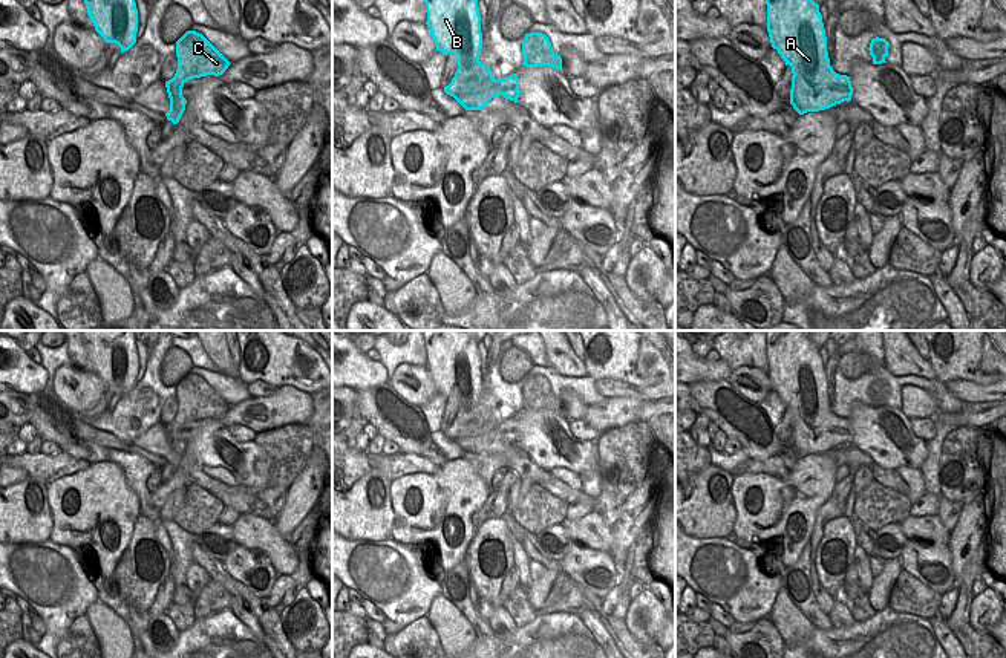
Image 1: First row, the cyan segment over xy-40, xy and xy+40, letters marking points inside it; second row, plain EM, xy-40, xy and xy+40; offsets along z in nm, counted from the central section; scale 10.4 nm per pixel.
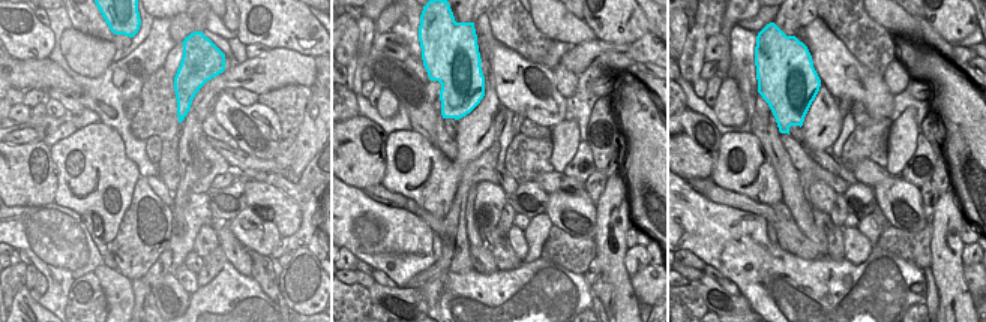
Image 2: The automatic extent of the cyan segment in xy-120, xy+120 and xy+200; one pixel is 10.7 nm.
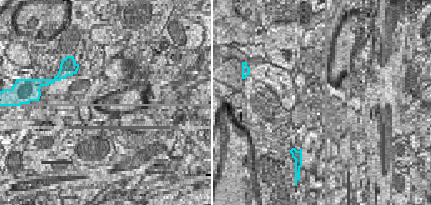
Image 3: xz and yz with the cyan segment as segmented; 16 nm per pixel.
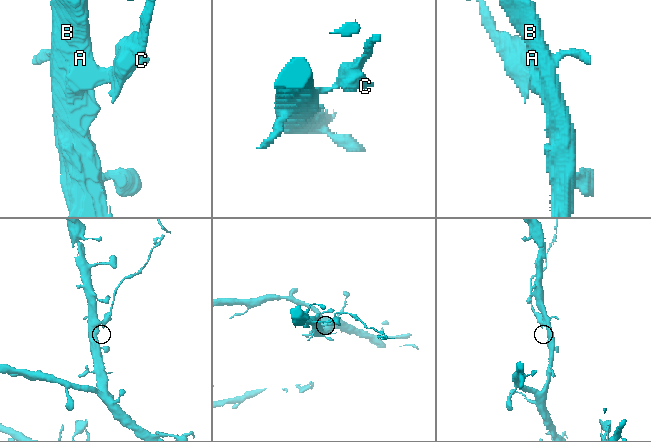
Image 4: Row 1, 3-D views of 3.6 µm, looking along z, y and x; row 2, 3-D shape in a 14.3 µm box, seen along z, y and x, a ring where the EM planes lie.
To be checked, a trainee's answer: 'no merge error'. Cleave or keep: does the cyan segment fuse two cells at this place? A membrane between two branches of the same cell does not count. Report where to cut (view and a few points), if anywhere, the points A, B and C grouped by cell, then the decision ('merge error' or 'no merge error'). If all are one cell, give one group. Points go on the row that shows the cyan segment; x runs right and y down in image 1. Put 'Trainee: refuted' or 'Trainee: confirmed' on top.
Trainee: refuted
xy-40 (172, 80), (170, 101) | A B / C | merge error

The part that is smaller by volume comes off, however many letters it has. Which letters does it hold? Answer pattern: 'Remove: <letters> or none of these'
Remove: C

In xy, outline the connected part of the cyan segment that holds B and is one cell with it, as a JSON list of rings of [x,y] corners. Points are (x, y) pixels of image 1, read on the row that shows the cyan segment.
[[[424,0],[427,28],[436,50],[458,57],[458,69],[444,92],[465,110],[485,110],[487,103],[504,95],[514,101],[513,87],[519,78],[511,73],[495,80],[488,66],[479,61],[482,49],[478,0]]]

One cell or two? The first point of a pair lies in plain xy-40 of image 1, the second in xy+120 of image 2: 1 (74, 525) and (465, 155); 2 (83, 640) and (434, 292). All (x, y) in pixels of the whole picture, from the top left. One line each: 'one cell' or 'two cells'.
1: one cell
2: two cells

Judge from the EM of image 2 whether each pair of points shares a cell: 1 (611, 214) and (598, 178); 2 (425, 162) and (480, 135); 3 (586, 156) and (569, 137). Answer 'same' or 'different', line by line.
1: different
2: same
3: different

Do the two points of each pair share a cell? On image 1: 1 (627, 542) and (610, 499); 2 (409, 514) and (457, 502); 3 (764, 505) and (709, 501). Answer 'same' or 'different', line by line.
1: different
2: same
3: different

